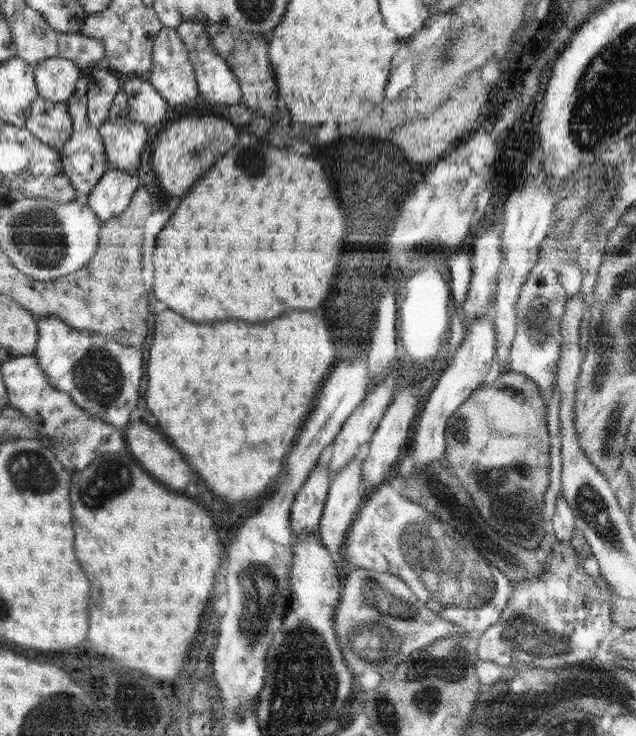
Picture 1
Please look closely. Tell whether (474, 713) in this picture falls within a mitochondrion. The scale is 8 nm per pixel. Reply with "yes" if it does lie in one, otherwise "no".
no

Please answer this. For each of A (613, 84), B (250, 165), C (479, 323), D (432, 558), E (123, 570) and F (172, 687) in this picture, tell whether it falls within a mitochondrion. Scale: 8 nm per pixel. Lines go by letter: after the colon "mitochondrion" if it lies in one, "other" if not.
A: mitochondrion
B: mitochondrion
C: other
D: mitochondrion
E: other
F: other

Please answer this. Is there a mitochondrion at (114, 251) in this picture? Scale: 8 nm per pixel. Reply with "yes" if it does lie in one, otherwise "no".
no

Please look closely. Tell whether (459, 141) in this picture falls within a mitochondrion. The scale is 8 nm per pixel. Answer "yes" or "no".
no

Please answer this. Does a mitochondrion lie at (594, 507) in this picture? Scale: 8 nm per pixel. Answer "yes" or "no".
yes

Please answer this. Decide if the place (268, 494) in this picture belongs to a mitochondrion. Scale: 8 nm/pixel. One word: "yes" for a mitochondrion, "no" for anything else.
no

